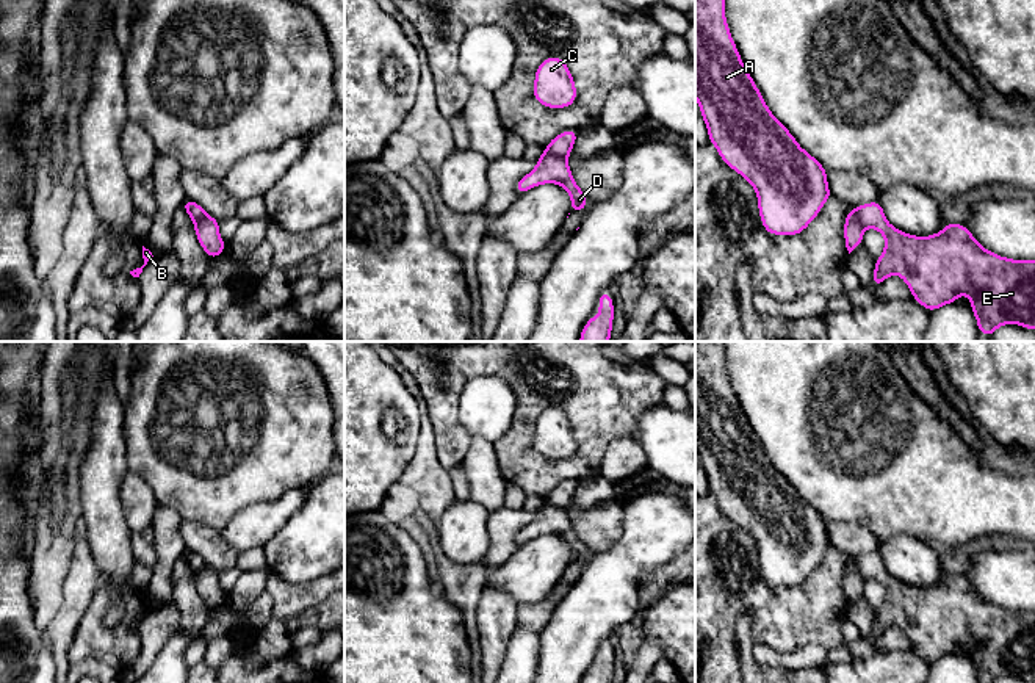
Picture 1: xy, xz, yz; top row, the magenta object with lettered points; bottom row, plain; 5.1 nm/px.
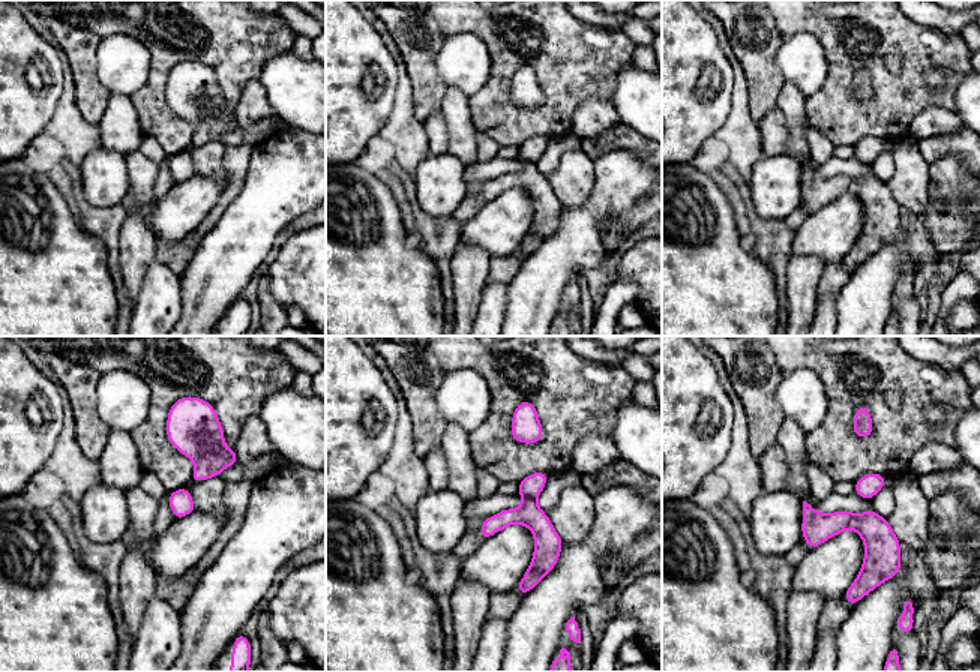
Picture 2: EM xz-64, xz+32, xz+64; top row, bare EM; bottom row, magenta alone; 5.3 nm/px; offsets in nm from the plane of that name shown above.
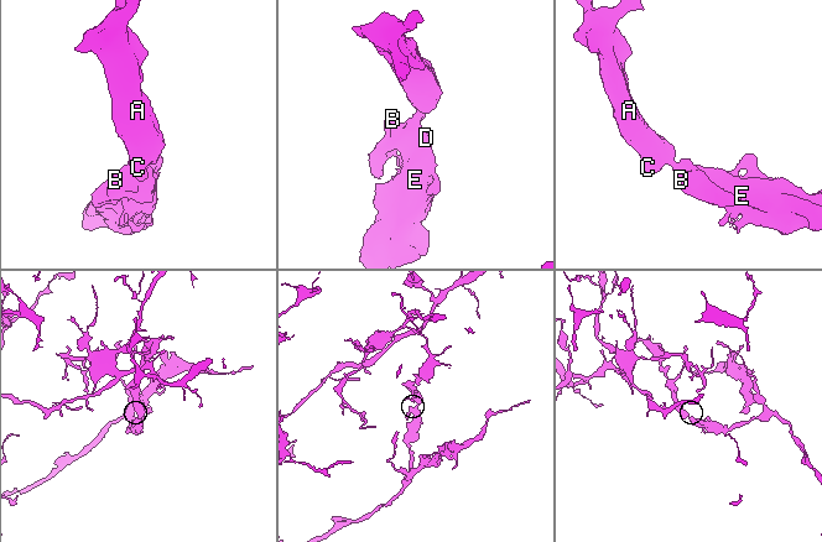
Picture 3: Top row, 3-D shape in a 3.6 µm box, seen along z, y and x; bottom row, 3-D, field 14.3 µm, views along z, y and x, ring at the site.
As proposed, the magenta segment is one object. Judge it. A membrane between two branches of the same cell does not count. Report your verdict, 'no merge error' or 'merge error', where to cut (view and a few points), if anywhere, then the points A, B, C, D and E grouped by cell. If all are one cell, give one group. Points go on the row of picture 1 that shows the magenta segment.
merge error; cut in xz along (545, 149), (564, 159); A C / B D E

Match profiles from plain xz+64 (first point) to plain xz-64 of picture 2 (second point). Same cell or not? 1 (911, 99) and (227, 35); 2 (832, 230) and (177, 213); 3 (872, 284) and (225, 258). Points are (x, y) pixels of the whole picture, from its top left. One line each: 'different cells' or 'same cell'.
1: same cell
2: same cell
3: same cell

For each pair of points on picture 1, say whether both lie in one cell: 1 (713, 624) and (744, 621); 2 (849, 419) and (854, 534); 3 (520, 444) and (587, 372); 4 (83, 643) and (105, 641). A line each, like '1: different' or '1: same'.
1: different
2: different
3: same
4: same

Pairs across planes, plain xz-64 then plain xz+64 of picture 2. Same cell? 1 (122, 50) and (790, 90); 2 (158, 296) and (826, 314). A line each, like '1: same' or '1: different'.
1: different
2: same

